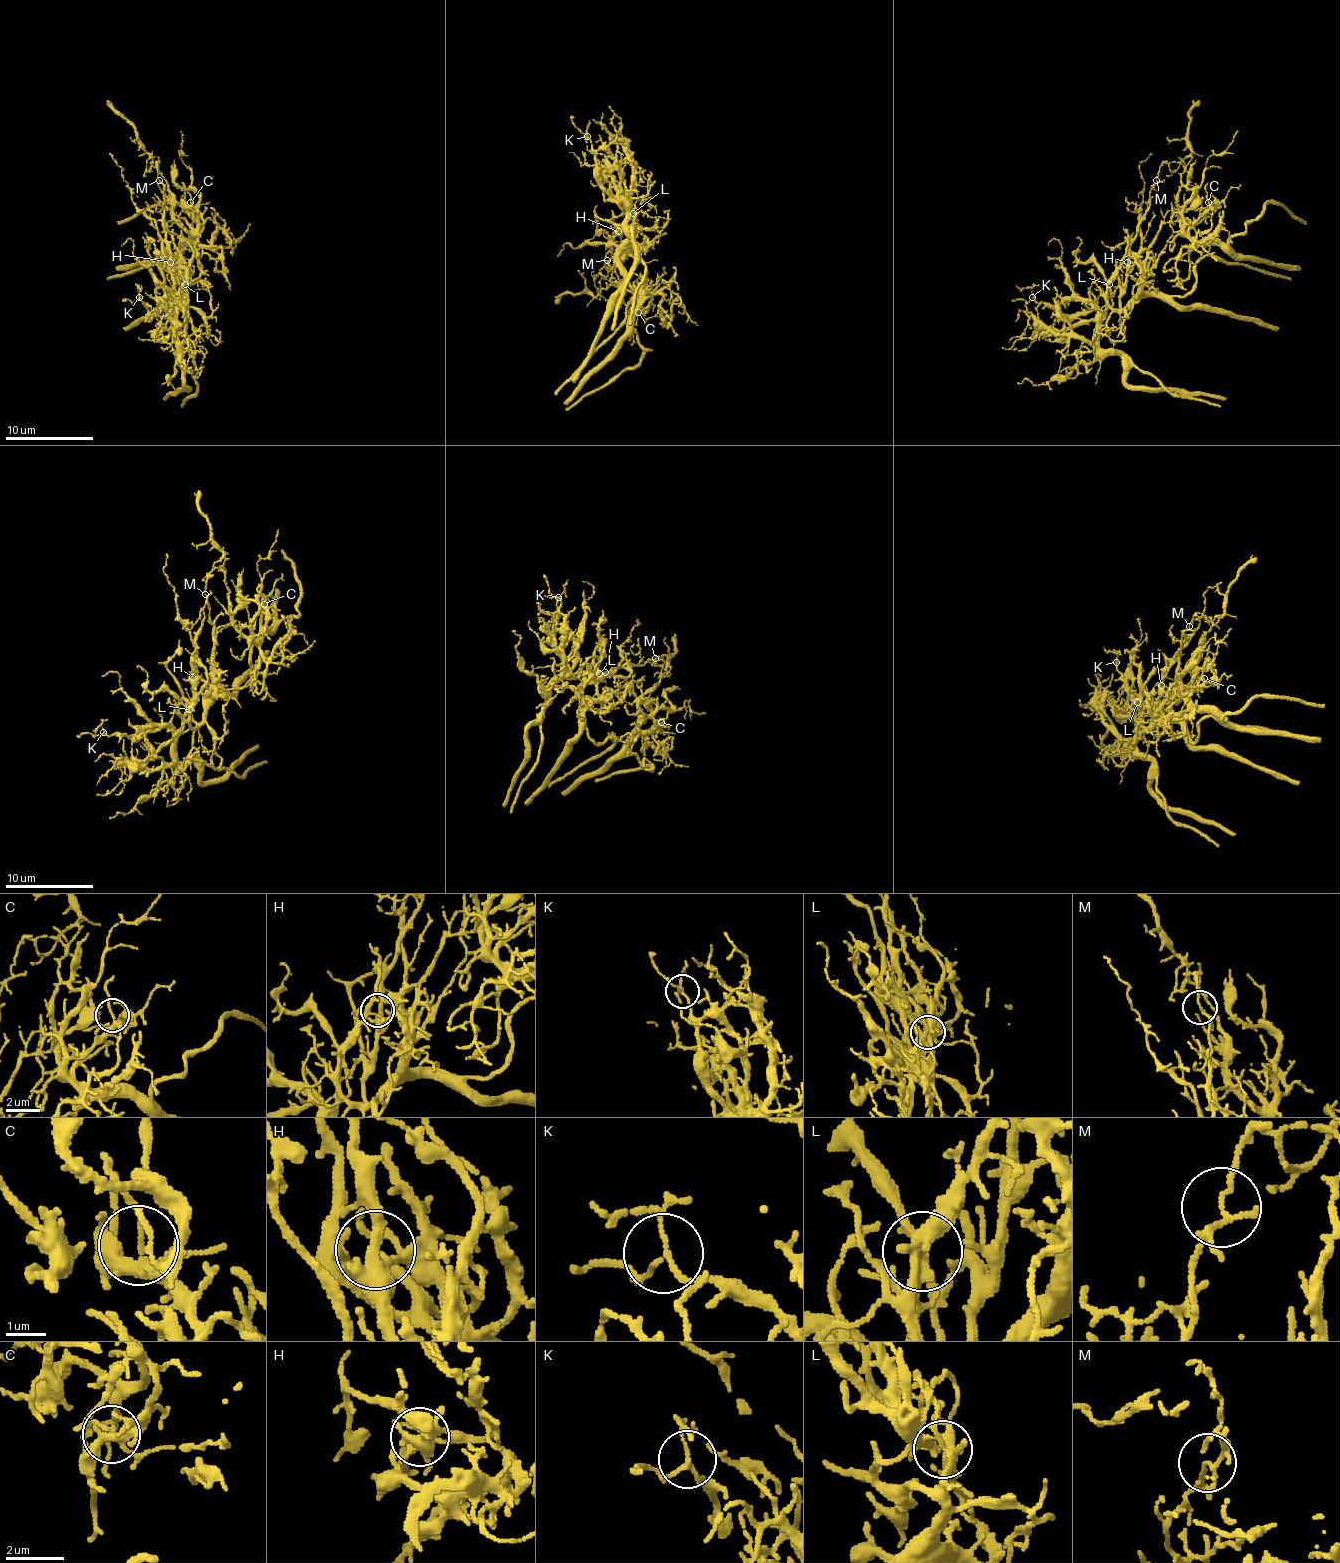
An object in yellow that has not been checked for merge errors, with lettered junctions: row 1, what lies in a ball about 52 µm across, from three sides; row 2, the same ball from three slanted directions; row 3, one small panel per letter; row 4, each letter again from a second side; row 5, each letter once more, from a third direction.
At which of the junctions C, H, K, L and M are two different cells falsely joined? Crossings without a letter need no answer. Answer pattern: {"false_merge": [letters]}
{"false_merge": ["L", "M"]}

